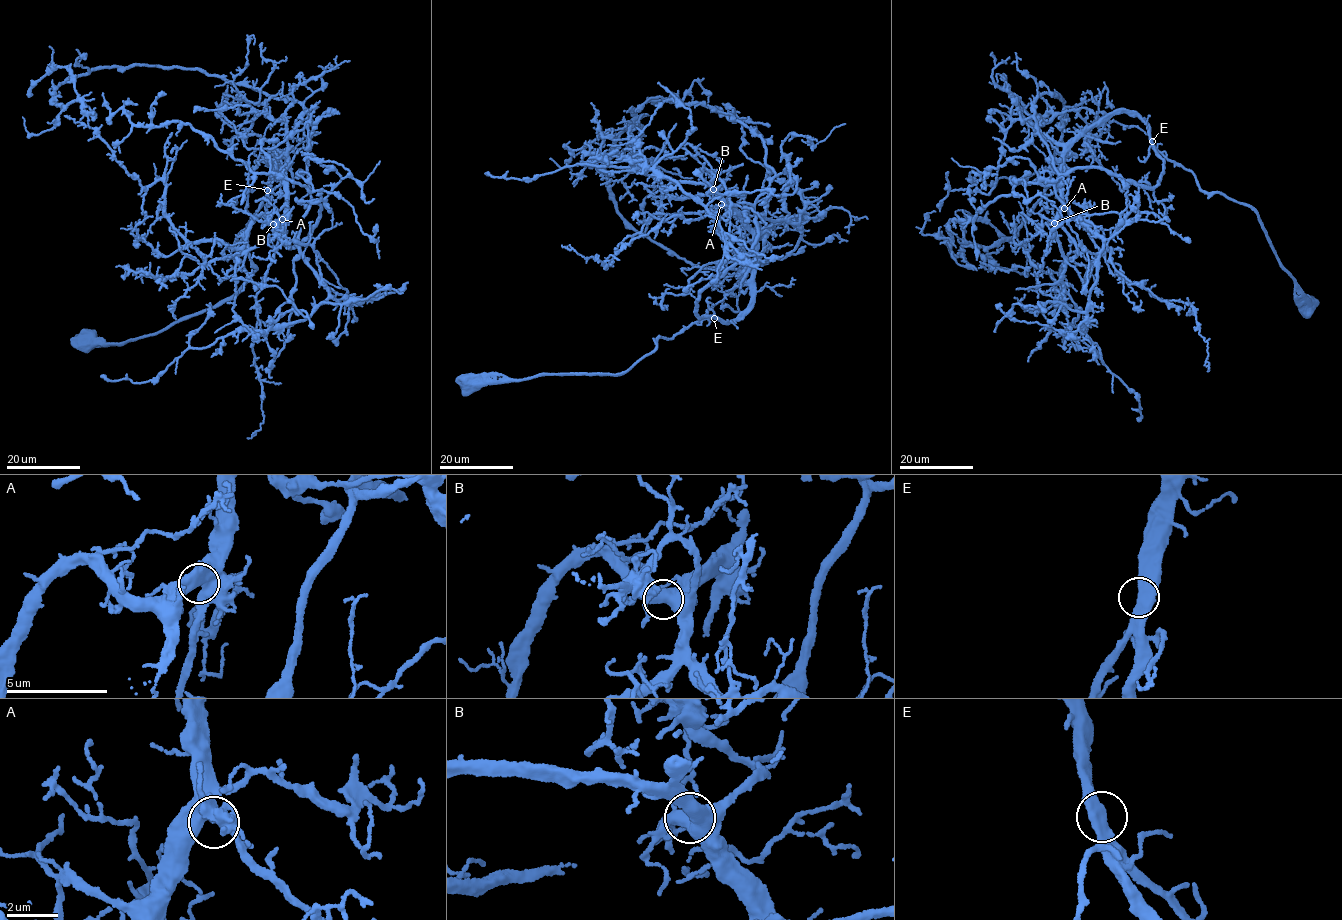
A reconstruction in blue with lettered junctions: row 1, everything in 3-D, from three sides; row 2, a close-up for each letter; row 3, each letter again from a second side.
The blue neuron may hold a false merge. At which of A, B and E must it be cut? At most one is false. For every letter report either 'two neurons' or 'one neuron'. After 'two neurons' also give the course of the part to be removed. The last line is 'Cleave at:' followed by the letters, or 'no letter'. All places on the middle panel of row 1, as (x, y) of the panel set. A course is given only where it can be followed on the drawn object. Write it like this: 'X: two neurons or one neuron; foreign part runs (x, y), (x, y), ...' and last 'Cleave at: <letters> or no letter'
A: one neuron
B: one neuron
E: one neuron
Cleave at: no letter

